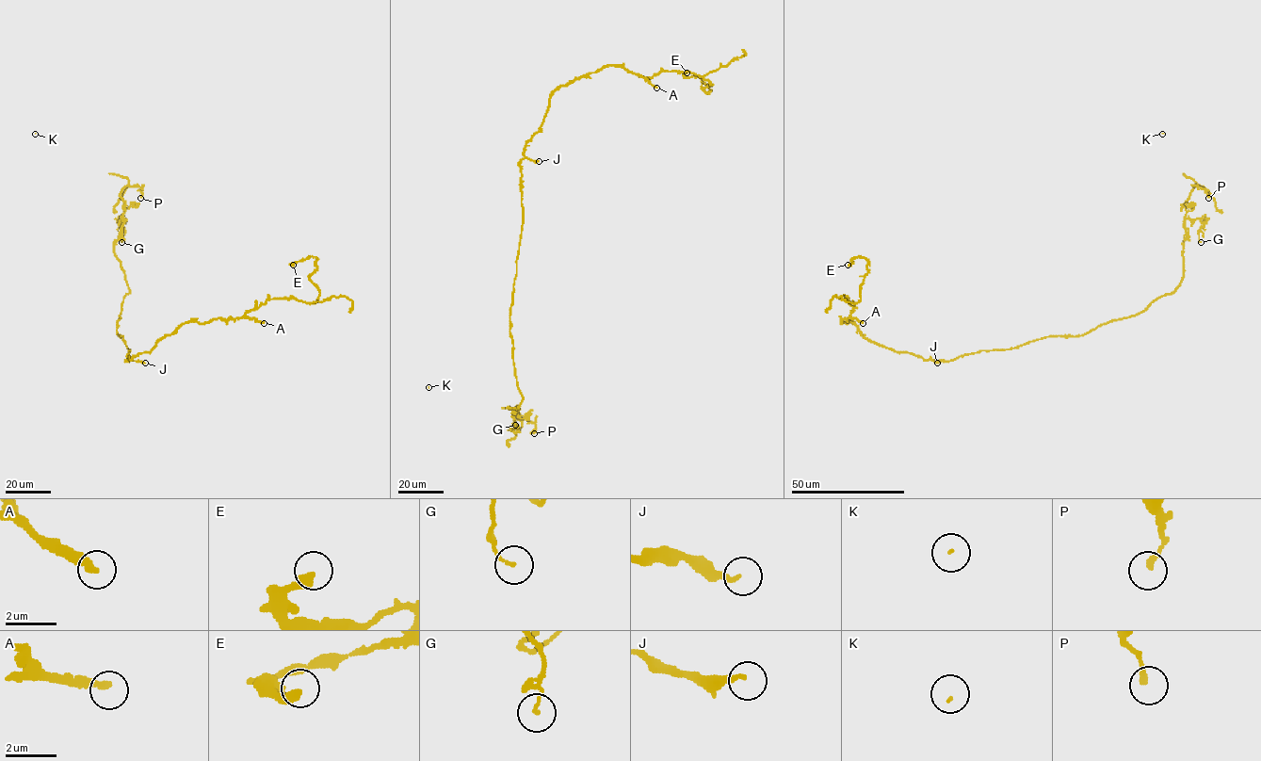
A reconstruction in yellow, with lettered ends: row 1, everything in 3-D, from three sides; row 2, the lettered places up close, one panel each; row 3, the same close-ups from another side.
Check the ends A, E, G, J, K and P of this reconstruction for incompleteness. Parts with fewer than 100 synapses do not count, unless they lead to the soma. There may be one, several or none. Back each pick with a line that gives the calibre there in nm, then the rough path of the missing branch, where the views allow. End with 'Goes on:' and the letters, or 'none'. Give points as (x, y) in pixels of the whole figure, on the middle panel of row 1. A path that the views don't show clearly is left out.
A: calibre 260 nm; course (656, 88), (683, 98), (707, 94), (719, 104), (733, 87)
K: calibre 50 nm
Goes on: A, K

